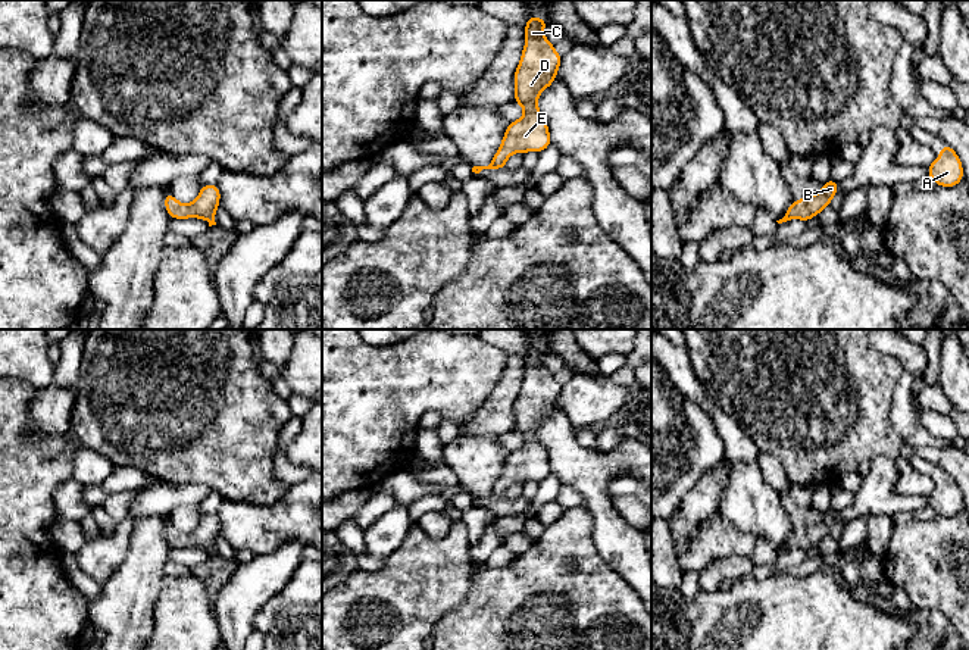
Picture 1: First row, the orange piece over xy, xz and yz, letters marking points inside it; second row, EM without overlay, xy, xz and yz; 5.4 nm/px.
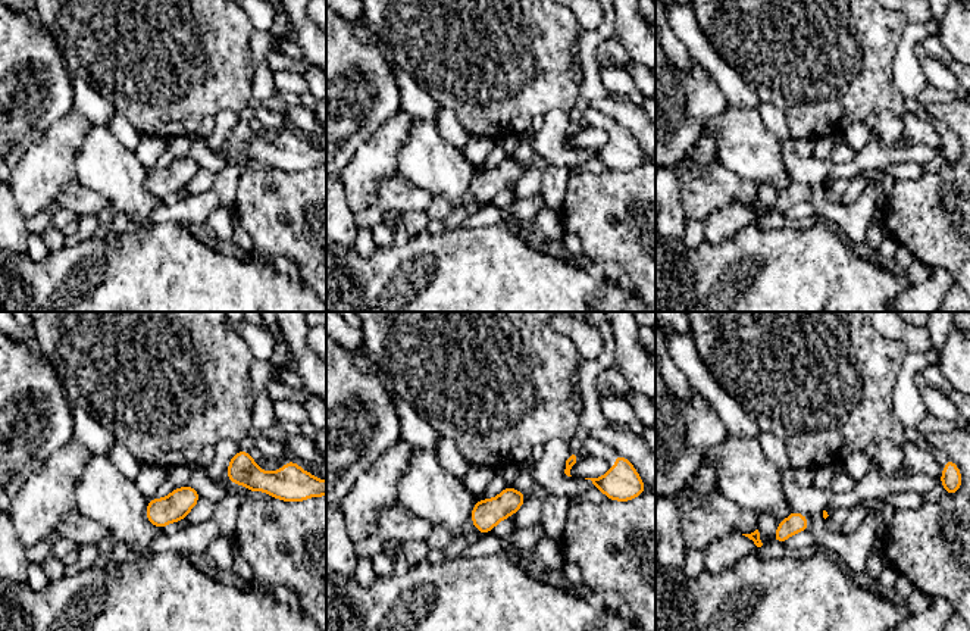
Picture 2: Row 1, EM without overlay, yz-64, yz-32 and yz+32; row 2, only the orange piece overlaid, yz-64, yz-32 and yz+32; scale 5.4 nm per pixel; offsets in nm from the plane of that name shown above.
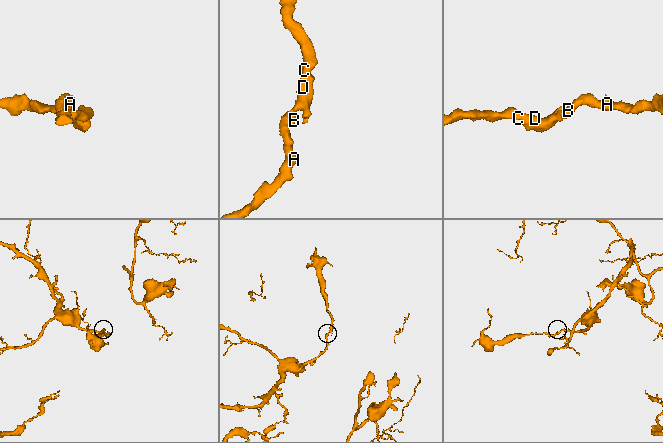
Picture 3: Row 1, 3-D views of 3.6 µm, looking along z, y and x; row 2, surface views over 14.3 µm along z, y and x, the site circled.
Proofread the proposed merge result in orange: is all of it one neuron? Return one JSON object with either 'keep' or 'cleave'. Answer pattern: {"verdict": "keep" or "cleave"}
{"verdict": "keep"}

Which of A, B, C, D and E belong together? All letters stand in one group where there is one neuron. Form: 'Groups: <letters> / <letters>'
Groups: A B C D E

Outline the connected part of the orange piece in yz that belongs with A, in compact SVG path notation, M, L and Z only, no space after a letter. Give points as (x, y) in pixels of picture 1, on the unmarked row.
M945 472L941 475L941 485L928 496L928 506L937 515L954 516L963 509L963 497L956 481Z

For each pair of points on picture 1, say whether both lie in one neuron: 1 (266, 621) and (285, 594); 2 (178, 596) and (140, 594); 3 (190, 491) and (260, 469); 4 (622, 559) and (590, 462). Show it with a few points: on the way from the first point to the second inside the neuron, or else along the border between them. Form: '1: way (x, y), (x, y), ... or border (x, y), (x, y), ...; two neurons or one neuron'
1: way (268, 615), (281, 600); one neuron
2: border (165, 574), (155, 603), (152, 630); two neurons
3: border (172, 484), (205, 484), (211, 490); two neurons
4: way (612, 536), (596, 500), (593, 486); one neuron

